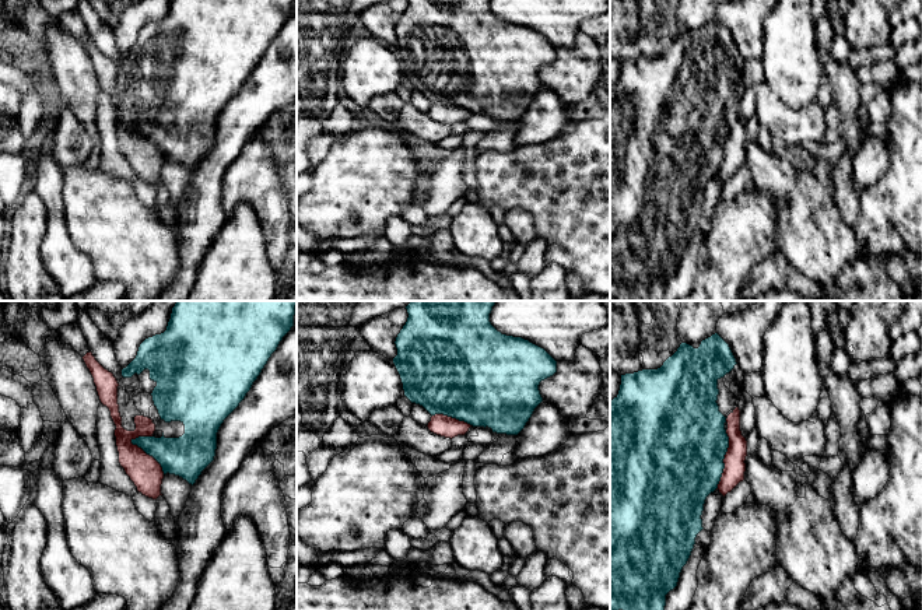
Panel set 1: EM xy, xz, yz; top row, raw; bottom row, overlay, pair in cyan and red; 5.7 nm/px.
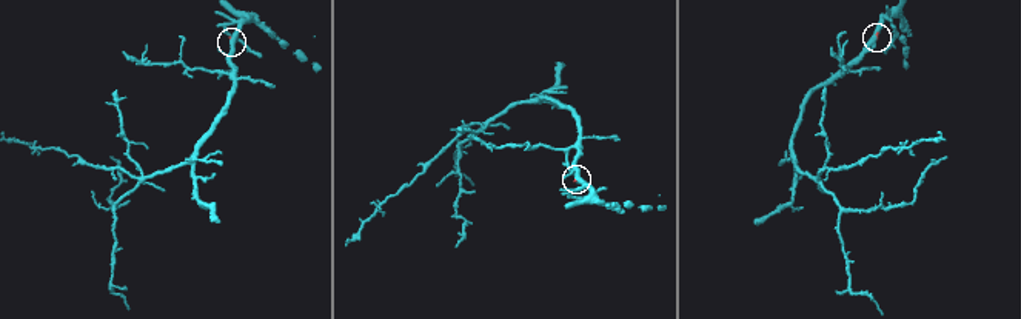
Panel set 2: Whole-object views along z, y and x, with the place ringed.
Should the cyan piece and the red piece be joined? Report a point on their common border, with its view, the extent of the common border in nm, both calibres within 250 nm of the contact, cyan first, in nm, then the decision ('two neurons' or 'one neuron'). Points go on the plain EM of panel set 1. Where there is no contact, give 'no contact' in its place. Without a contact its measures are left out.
xy (149, 140) | 280 nm | 240/180 nm | one neuron

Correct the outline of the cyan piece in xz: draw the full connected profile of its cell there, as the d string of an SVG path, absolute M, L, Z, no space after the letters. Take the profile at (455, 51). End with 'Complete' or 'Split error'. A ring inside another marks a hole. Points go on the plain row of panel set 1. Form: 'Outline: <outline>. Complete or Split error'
Outline: M409 0L395 31L397 42L393 50L404 83L432 102L427 112L431 119L451 126L464 122L471 112L518 122L543 88L540 69L557 59L557 48L544 35L522 24L502 21L491 11L490 0Z. Split error

